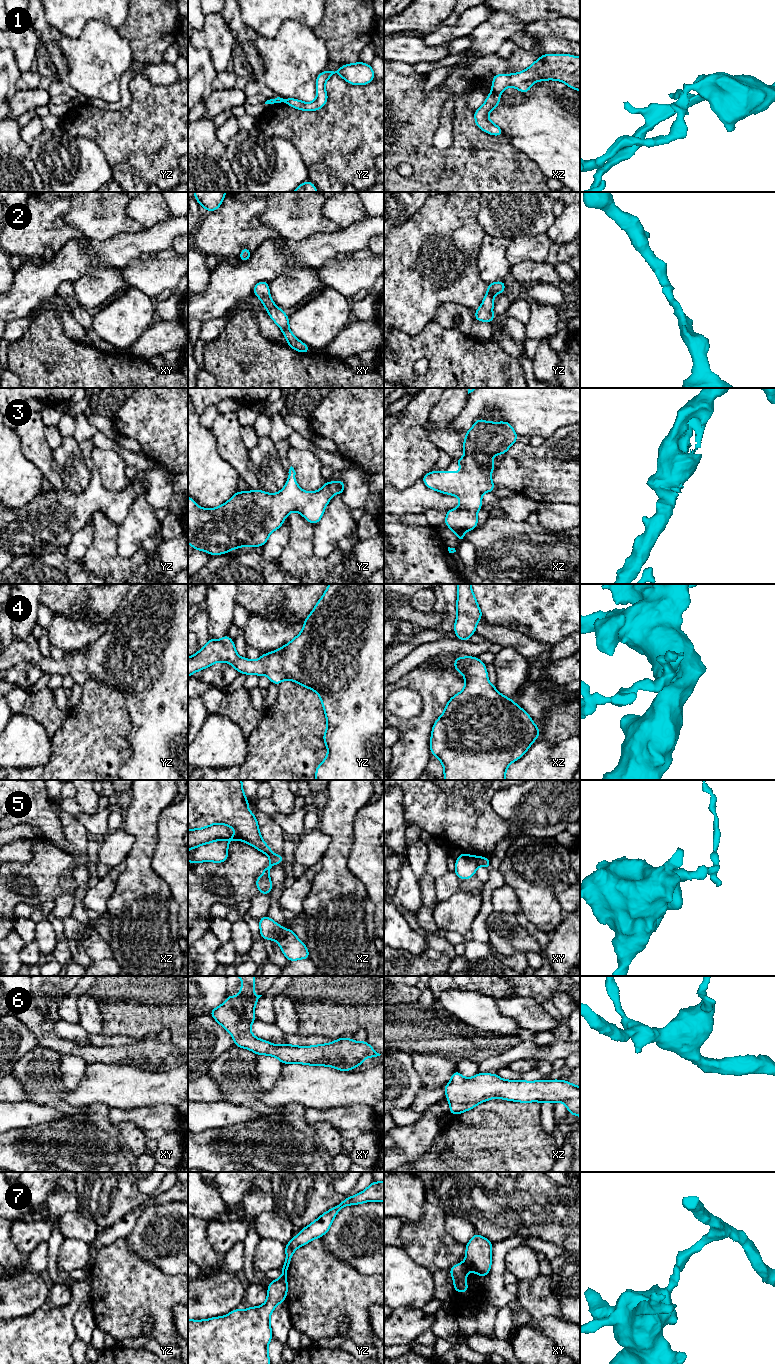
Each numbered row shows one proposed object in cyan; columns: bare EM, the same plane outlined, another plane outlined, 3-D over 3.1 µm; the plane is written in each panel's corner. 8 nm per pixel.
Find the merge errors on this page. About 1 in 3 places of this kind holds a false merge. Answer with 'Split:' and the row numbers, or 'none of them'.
Split: 1, 5, 7

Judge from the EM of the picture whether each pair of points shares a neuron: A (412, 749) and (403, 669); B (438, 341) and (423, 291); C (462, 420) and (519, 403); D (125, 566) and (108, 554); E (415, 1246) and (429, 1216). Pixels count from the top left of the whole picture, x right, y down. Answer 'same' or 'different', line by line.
A: different
B: different
C: same
D: same
E: same

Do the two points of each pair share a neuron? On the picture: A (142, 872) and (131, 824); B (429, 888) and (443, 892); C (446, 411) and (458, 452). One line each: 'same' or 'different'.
A: same
B: different
C: same

